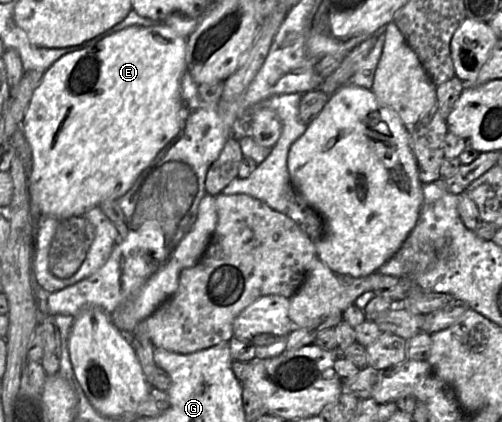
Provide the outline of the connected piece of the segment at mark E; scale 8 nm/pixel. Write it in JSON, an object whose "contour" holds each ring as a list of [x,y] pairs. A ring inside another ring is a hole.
{"contour":[[[164,22],[151,26],[133,25],[104,37],[94,45],[62,56],[45,71],[40,84],[33,92],[21,123],[21,129],[32,151],[32,165],[28,174],[27,188],[35,219],[51,216],[64,220],[73,216],[82,216],[105,200],[118,199],[133,186],[142,171],[182,128],[185,108],[181,98],[180,84],[186,72],[186,45],[187,38],[180,36]]]}

